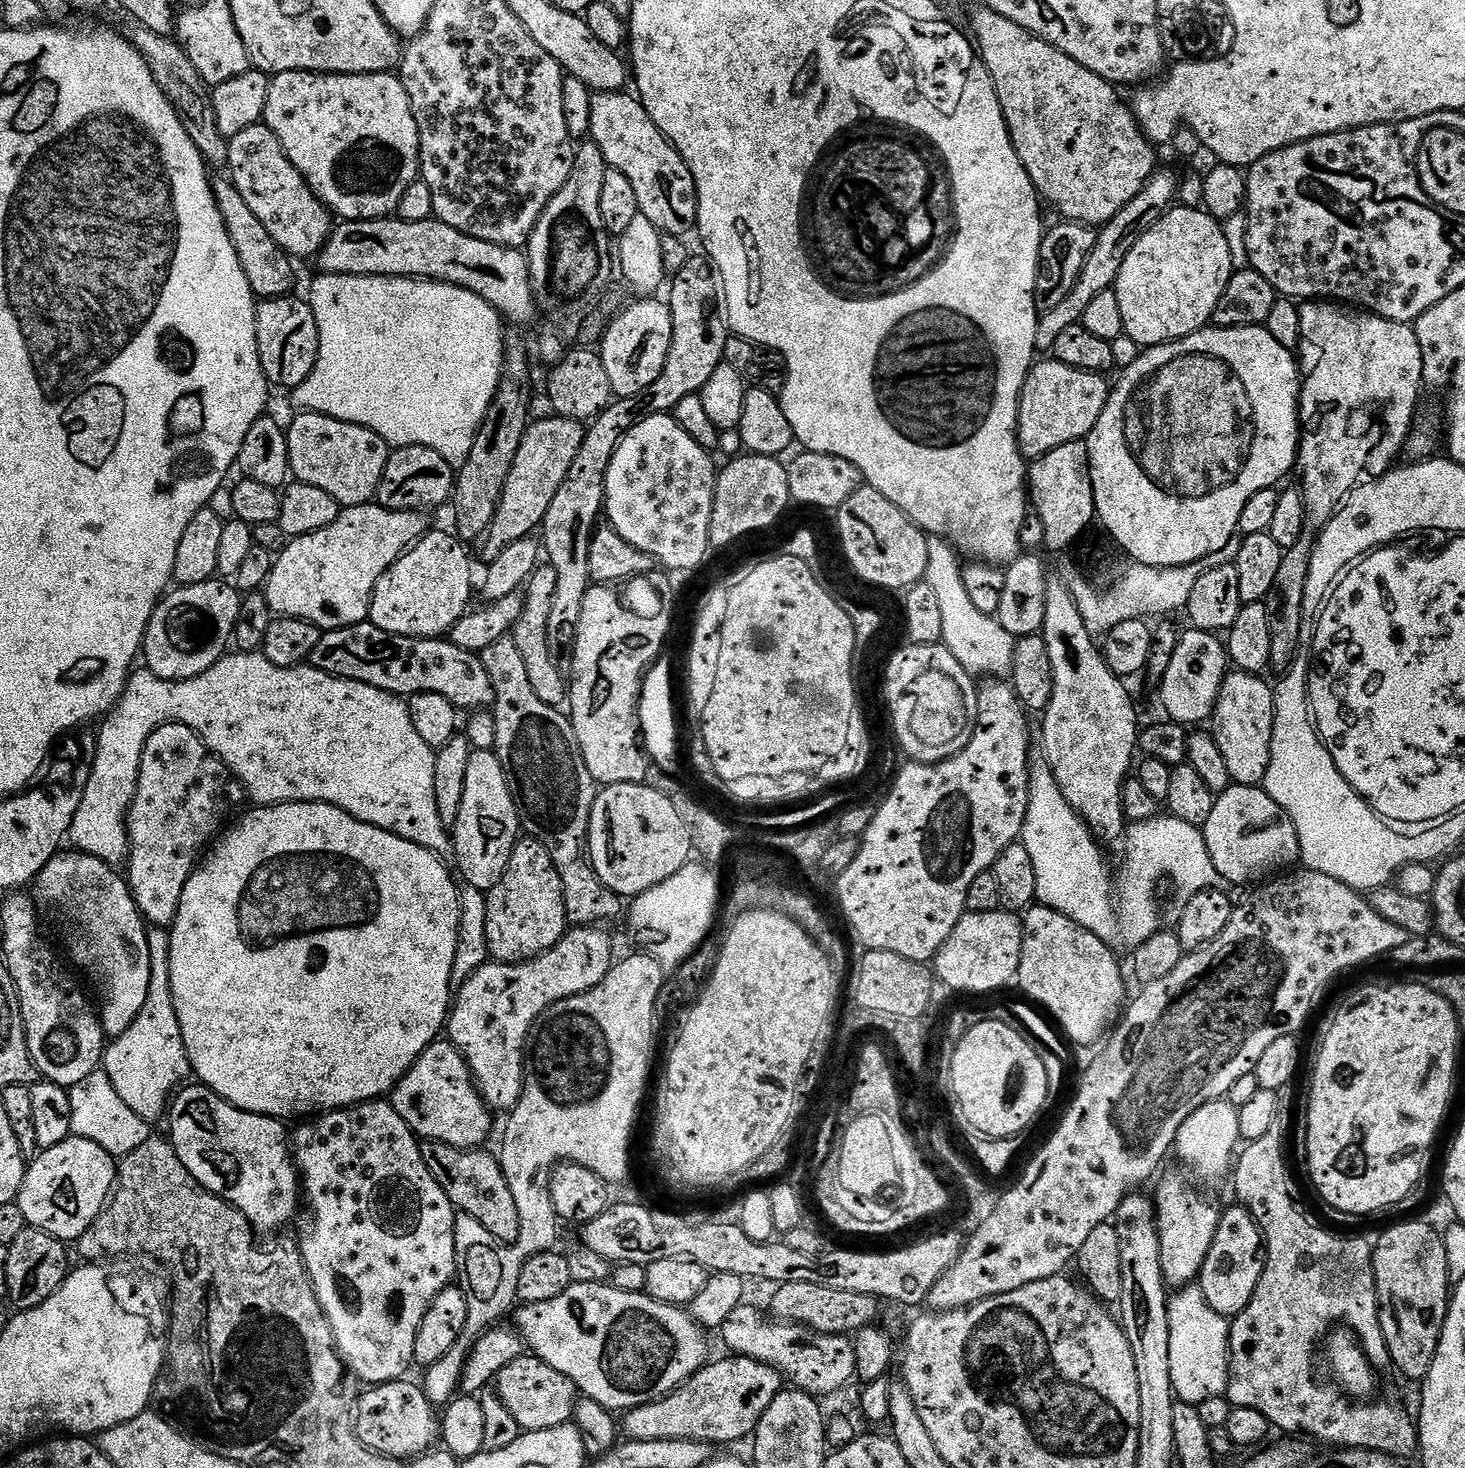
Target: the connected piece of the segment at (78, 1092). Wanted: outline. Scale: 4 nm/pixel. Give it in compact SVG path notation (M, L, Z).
M103 1070L94 1071L82 1078L82 1082L73 1086L67 1095L66 1104L70 1109L70 1120L72 1116L71 1135L98 1142L98 1146L102 1146L102 1150L106 1150L114 1158L126 1157L149 1143L149 1121L134 1114L134 1110L130 1110L130 1106L126 1106L122 1098L118 1098L118 1090L114 1090L110 1078Z

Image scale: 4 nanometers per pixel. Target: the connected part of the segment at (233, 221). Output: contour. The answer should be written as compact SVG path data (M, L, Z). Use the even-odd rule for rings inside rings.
M213 179L212 195L216 198L216 205L224 219L226 230L234 242L236 252L240 255L243 273L246 274L253 293L262 294L260 292L265 288L276 288L272 290L291 289L288 287L294 282L293 257L281 251L278 243L270 238L270 234L263 228L262 222L258 222L254 210L250 210L250 206L246 206L246 198L242 198L242 194L238 194L231 179Z

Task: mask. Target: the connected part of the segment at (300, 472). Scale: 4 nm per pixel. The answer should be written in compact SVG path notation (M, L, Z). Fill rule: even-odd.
M307 410L286 428L290 472L301 484L318 486L342 506L364 506L380 491L380 483L388 465L390 445L371 428L348 424L333 416Z

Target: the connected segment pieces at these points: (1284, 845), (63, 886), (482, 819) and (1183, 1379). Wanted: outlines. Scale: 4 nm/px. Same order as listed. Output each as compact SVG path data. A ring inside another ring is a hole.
M1232 784L1219 793L1214 800L1210 814L1202 824L1206 851L1211 856L1211 867L1217 868L1232 884L1244 884L1247 880L1260 880L1282 866L1299 859L1300 842L1293 820L1283 808L1278 807L1265 789Z
M68 850L65 856L53 855L49 864L36 876L36 904L48 908L54 923L64 935L64 944L72 960L88 975L96 987L96 996L104 1005L100 1008L100 1020L109 1037L121 1036L138 1018L142 1006L146 1006L148 987L152 981L152 963L148 945L148 928L140 914L140 908L132 896L127 879L120 876L113 865L77 850Z
M492 750L473 751L470 766L466 766L466 794L462 794L462 806L450 832L454 845L454 860L455 863L460 863L460 872L465 880L463 883L481 894L491 893L493 888L500 885L500 879L506 874L506 866L510 862L510 854L522 832L522 816L510 787L510 776L506 771L505 761L499 759L501 757Z
M1199 1283L1181 1287L1169 1299L1170 1382L1175 1399L1184 1406L1200 1406L1228 1391L1229 1321L1206 1302ZM1177 1294L1177 1296L1176 1296ZM1181 1400L1181 1401L1180 1401Z

